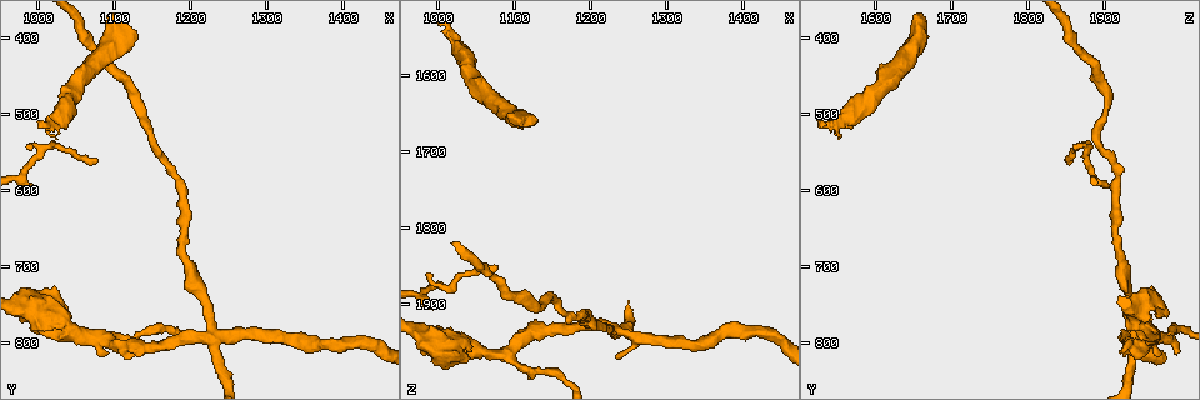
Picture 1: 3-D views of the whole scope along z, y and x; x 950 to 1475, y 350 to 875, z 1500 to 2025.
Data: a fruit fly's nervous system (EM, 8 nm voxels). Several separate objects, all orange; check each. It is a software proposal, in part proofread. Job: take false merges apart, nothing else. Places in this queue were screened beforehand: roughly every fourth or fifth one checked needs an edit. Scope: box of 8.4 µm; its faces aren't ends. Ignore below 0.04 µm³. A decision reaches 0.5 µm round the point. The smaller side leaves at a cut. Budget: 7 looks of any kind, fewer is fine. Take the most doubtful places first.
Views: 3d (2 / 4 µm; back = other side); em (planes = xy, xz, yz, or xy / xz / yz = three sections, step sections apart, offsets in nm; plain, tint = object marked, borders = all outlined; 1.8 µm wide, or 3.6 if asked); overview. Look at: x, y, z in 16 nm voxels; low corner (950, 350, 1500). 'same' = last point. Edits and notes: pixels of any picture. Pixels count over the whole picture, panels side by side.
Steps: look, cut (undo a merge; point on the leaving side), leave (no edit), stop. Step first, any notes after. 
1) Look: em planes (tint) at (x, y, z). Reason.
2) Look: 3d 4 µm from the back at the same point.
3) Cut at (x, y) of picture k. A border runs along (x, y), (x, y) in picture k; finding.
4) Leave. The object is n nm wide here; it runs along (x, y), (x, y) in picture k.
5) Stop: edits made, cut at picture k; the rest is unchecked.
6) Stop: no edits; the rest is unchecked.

Look: em planes (borders) at (1230, 790, 1925). Abrupt turn.

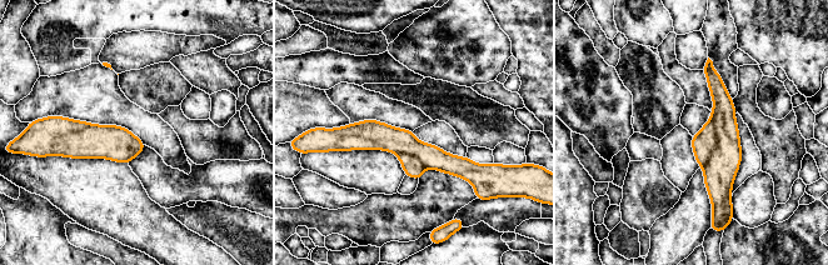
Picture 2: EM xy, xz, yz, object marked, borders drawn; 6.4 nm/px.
Cut at (721, 170) of picture 2. The part that leaves runs along (709, 64), (724, 119), (717, 205) in picture 2; two neurons meet here.

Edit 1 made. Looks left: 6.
Look: overview.

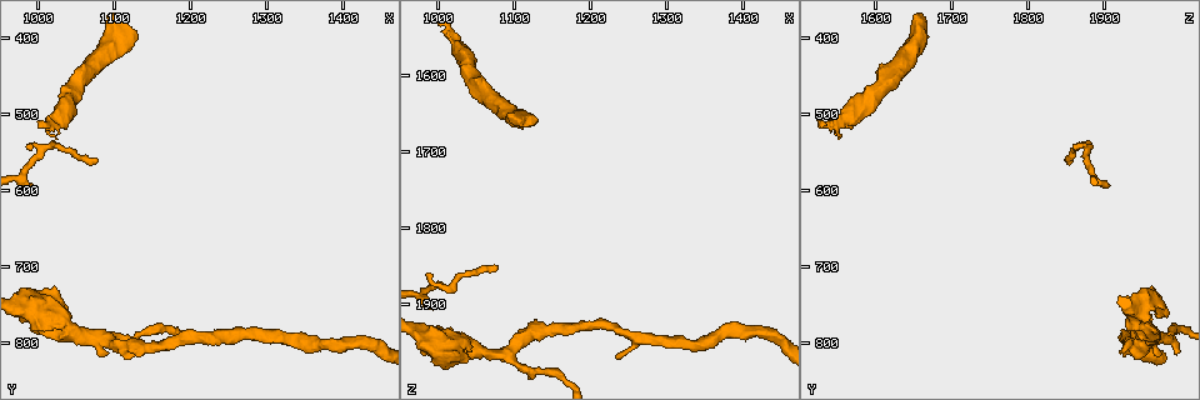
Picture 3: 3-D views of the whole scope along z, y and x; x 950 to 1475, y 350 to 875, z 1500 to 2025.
Look: em planes (tint) at (1095, 800, 1960). Arms part here.

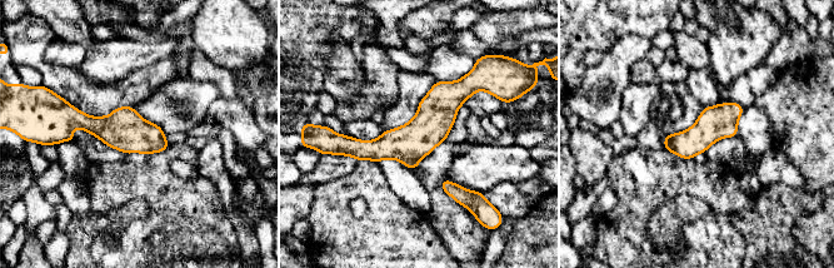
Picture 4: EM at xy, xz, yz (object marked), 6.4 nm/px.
Leave. It runs along (474, 88), (406, 144), (344, 144) in picture 4; continuous, no second neuron.

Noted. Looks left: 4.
Stop: edits made, cut at picture 2; the rest is unchecked.

